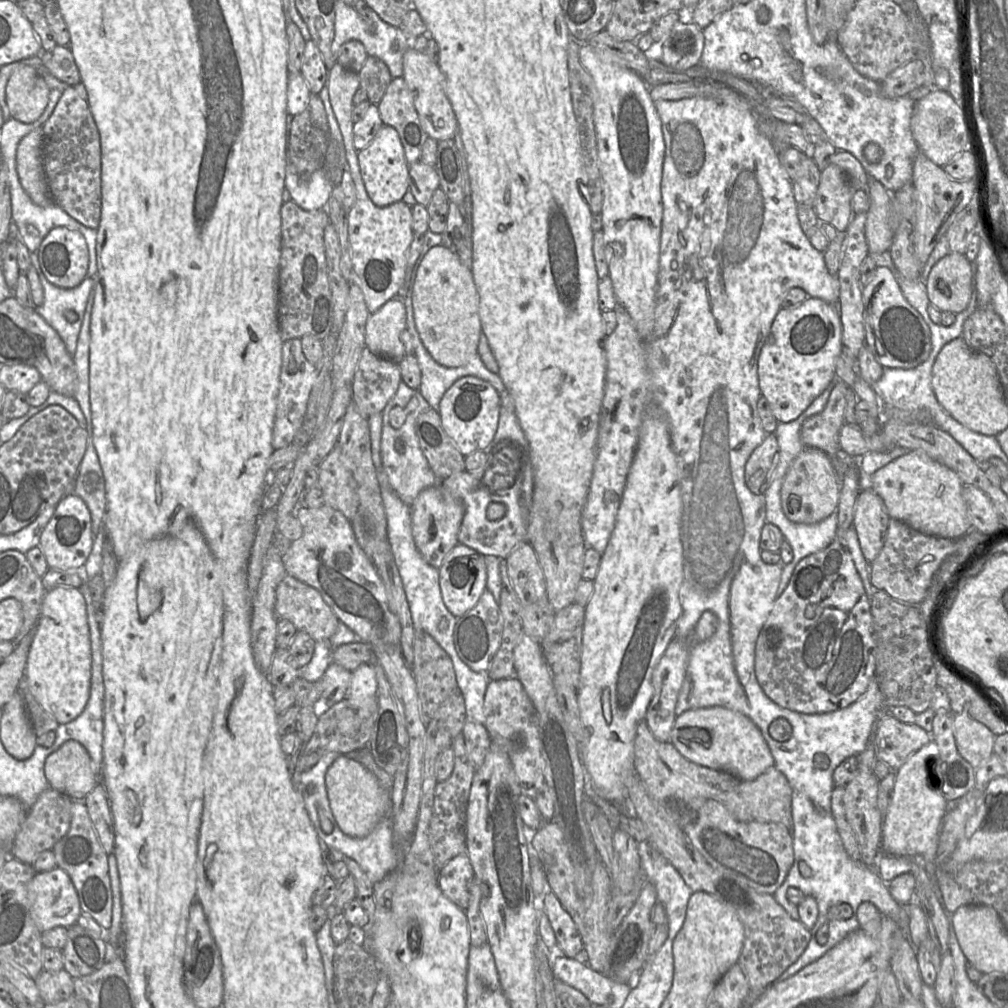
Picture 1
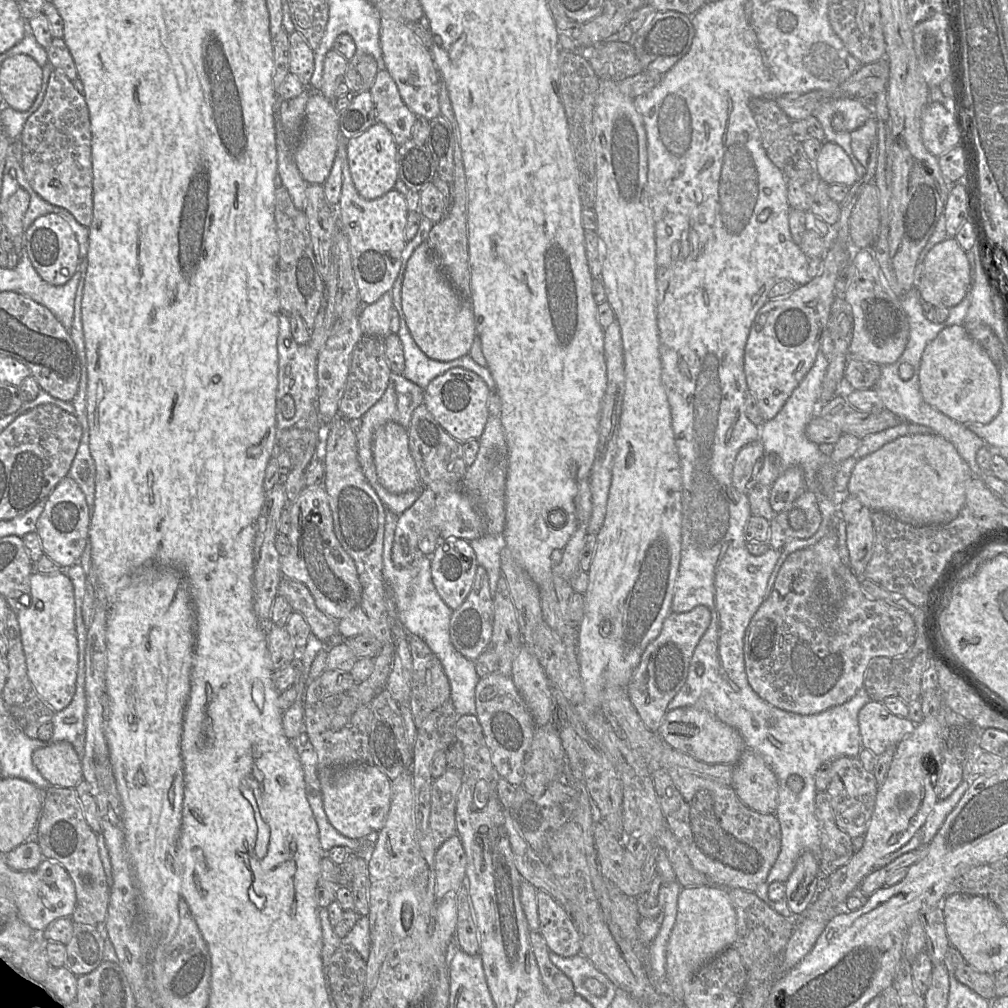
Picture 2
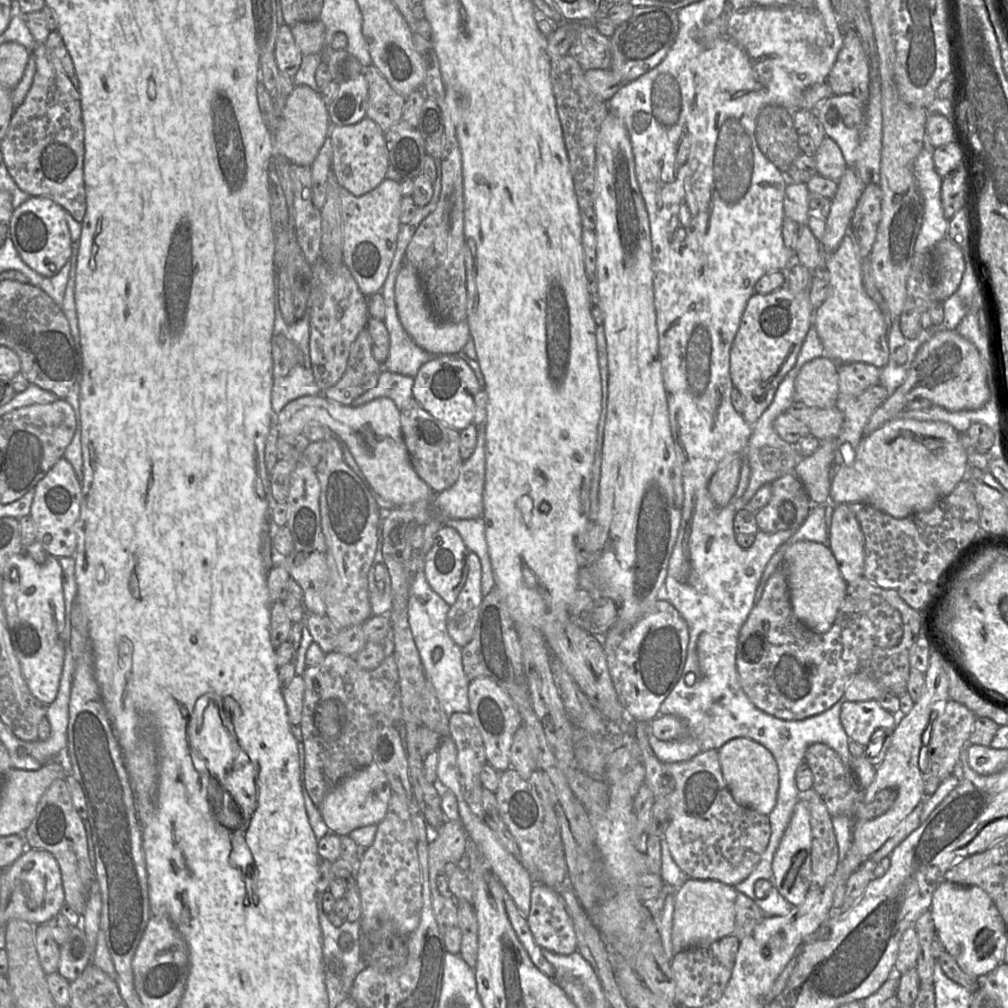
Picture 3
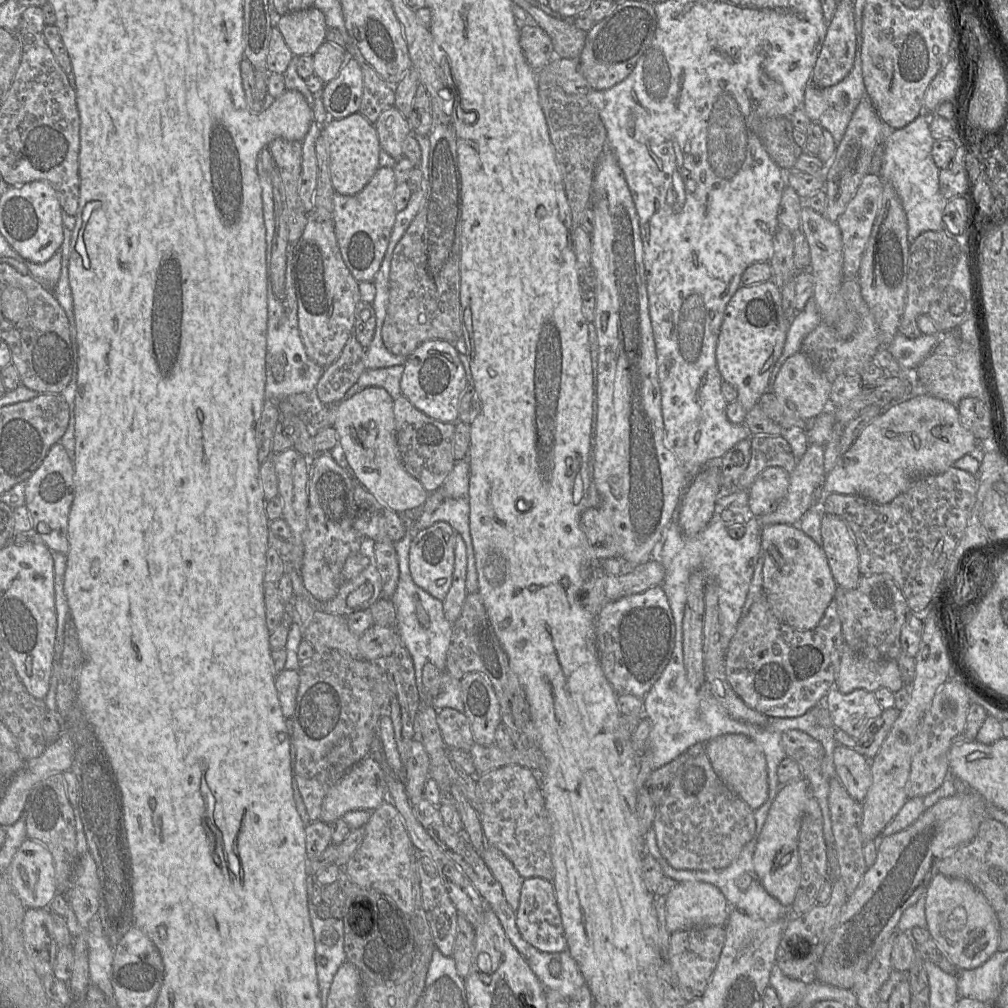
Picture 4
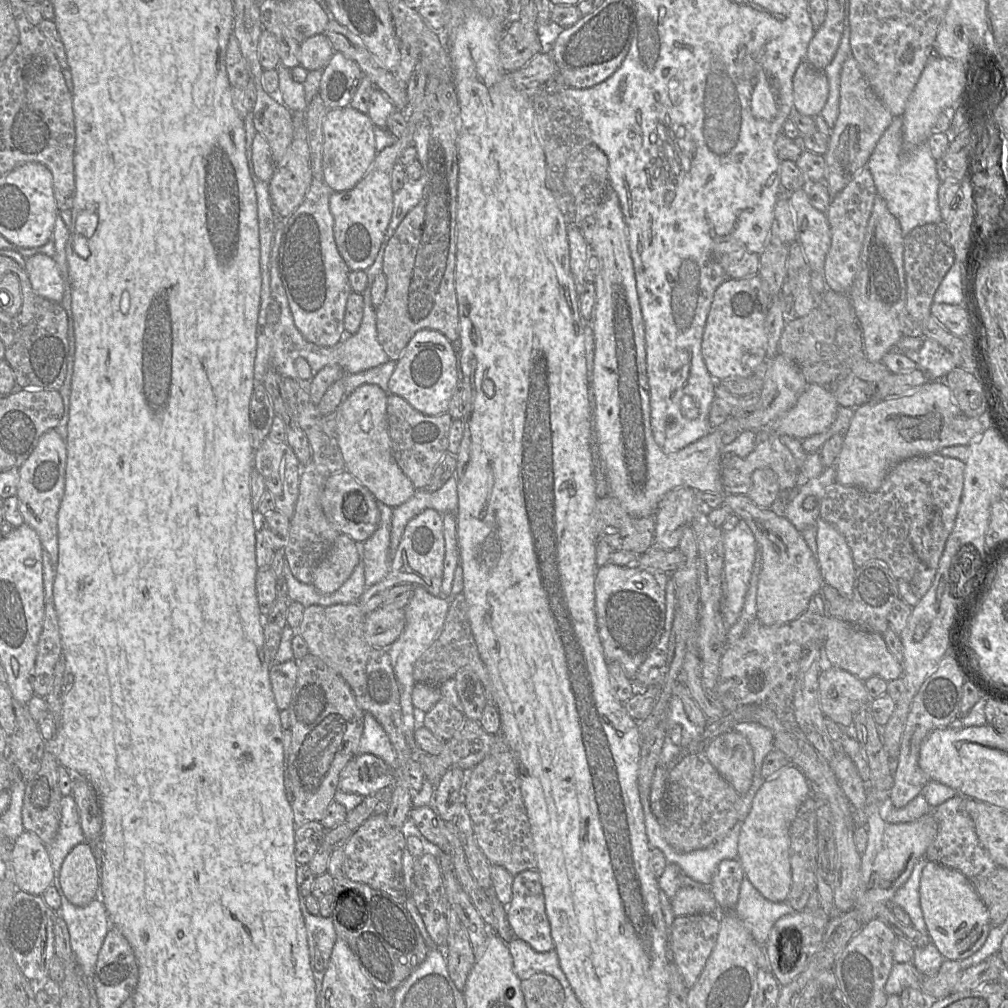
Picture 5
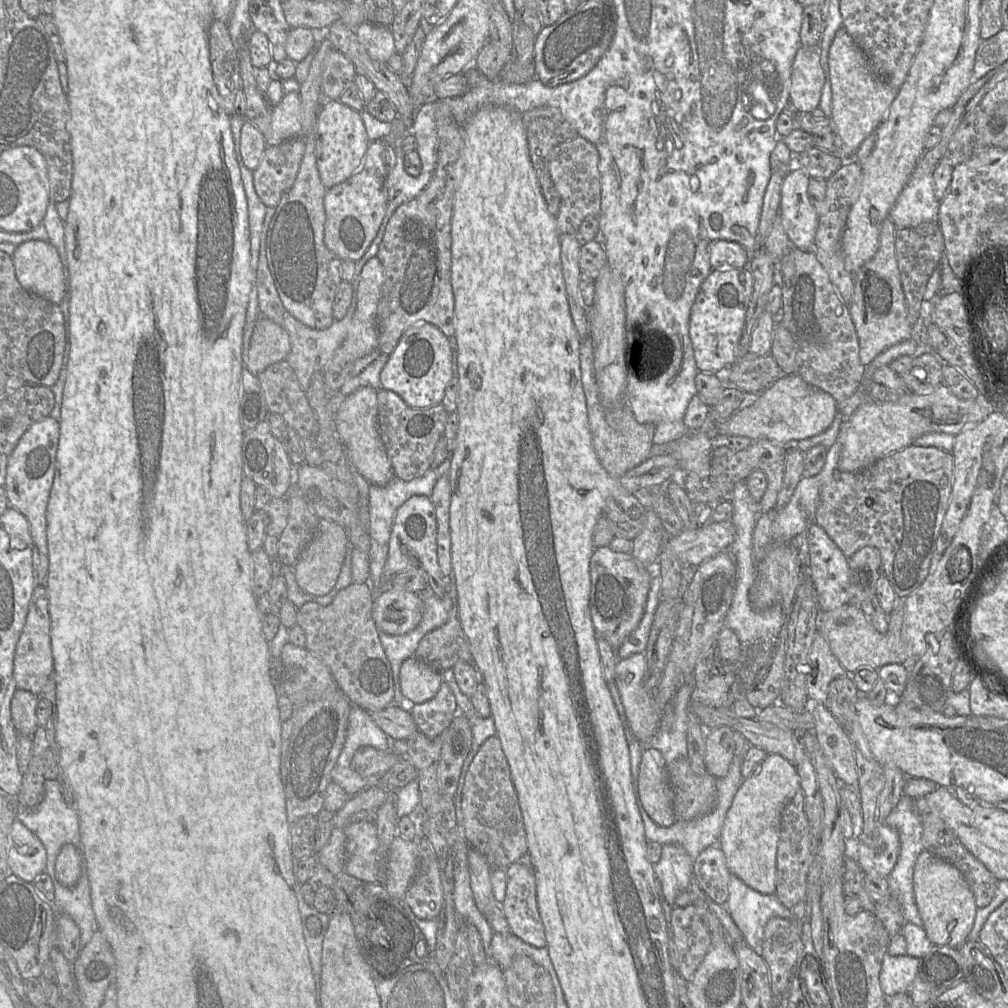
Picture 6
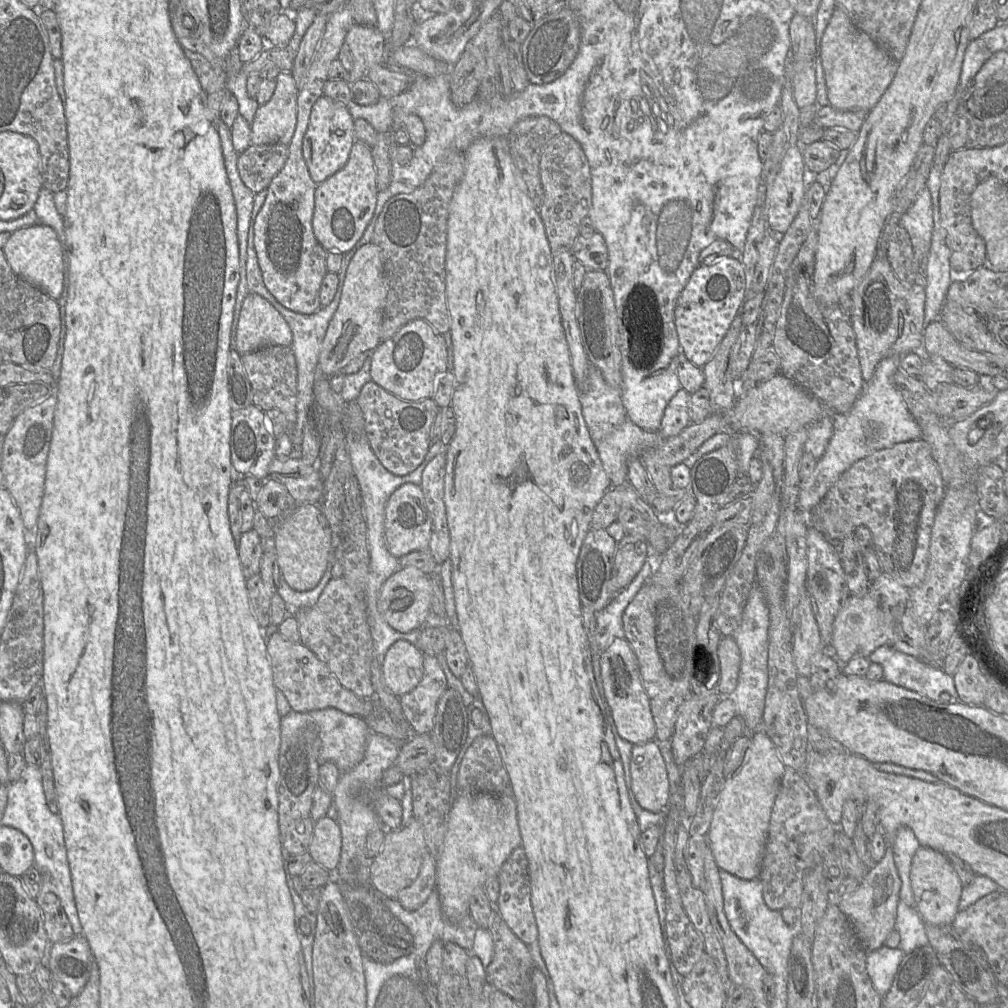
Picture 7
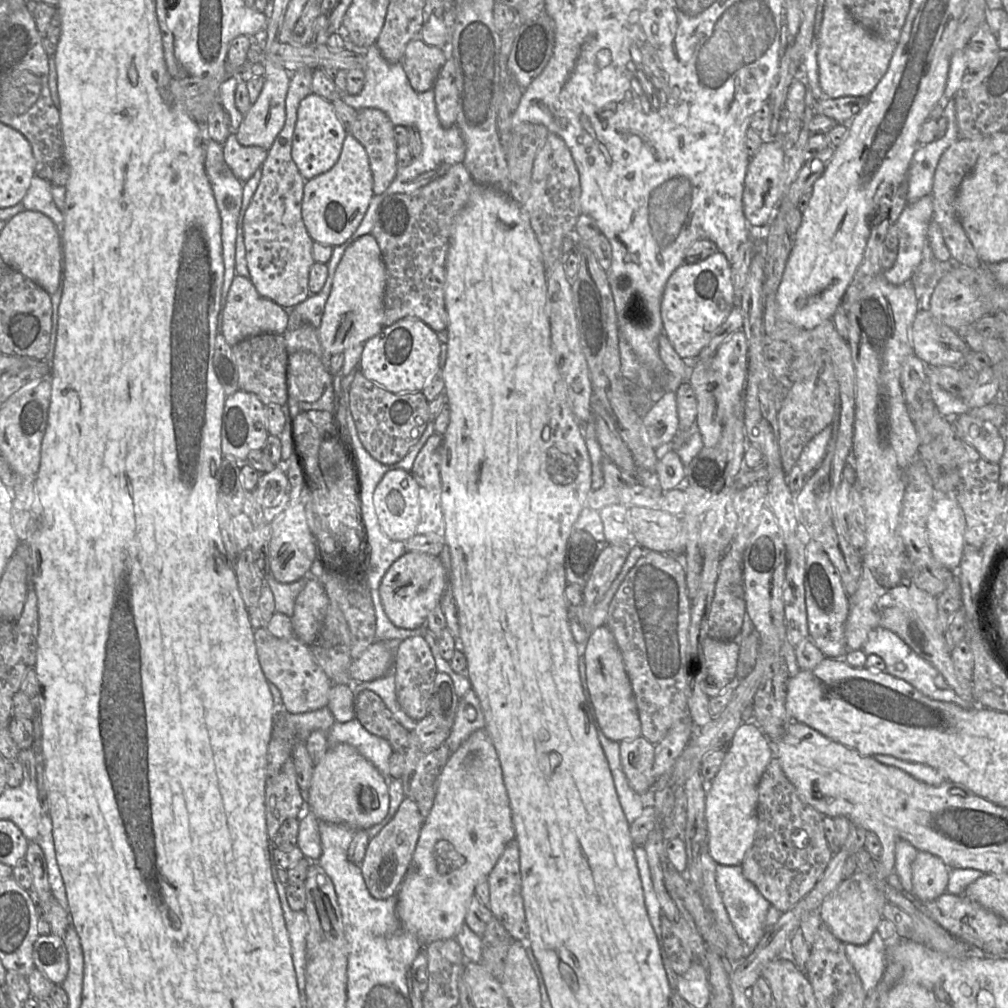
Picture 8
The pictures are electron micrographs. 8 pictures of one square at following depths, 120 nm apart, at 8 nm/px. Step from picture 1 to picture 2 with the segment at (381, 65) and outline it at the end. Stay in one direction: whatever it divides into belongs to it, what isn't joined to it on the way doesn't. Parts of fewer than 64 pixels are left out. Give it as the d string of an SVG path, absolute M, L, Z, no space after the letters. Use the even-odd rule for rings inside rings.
M356 52L348 60L343 83L353 93L370 91L378 71L377 62L373 56Z

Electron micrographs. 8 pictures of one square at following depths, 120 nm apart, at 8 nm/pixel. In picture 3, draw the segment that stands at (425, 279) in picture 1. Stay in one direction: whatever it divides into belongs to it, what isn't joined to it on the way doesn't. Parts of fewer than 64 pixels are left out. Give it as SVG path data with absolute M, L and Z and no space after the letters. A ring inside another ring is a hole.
M403 261L396 278L395 302L397 314L407 333L418 346L431 355L457 354L463 350L470 339L470 327L467 320L452 323L442 321L436 316L416 269L406 261Z

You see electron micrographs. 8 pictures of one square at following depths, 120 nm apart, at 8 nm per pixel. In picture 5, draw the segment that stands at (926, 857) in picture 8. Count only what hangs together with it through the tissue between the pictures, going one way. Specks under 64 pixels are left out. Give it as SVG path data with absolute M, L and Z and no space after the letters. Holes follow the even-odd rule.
M930 860L921 873L920 904L928 935L944 960L971 957L983 946L993 926L987 907L970 881L959 871Z

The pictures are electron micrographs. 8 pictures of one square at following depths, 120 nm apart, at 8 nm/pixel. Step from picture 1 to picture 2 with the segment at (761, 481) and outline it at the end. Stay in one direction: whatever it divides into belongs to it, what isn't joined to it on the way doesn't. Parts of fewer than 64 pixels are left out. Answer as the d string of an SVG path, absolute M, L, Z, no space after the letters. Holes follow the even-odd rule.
M759 440L741 448L735 458L732 473L732 483L737 491L745 495L749 494L763 463L764 447Z

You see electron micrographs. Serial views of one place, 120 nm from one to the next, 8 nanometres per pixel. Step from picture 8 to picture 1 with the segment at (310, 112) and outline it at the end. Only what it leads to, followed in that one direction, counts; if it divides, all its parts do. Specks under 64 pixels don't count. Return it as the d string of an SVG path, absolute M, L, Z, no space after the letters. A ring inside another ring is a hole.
M383 124L371 143L357 152L360 175L370 200L379 207L402 201L409 189L409 163L395 128Z

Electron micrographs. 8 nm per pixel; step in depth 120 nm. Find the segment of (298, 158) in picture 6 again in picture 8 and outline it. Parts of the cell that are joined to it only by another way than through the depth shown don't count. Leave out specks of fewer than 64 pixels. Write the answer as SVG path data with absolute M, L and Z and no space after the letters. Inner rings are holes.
M234 133L223 143L223 156L232 173L242 182L249 180L267 158L268 150L242 145Z

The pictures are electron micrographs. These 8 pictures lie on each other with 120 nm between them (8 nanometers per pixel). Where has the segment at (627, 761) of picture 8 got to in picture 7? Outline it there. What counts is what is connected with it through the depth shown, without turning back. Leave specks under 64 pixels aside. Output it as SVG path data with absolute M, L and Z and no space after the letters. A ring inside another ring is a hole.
M654 741L633 746L629 769L632 793L638 804L650 812L666 812L671 787L665 762Z

